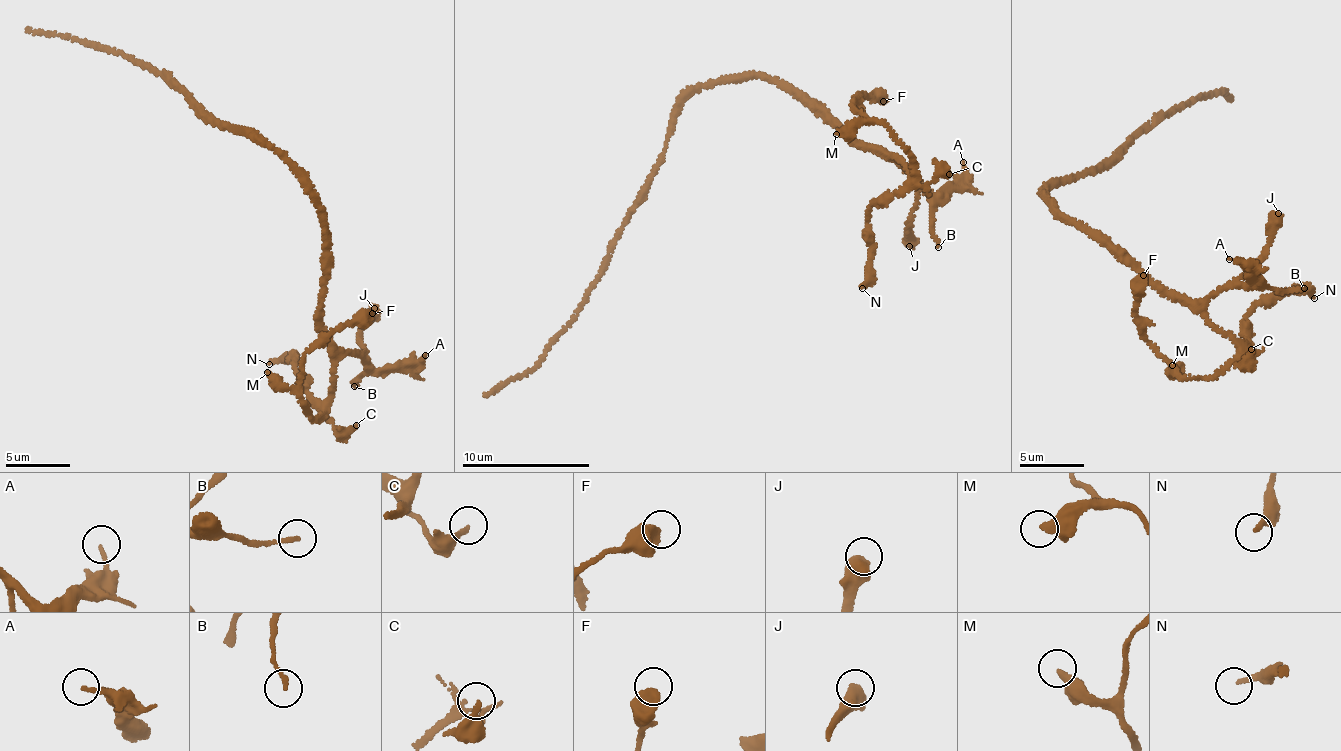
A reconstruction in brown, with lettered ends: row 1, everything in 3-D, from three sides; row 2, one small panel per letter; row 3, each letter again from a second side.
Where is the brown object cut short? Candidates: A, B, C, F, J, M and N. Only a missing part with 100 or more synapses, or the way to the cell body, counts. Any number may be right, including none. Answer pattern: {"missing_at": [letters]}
{"missing_at": []}

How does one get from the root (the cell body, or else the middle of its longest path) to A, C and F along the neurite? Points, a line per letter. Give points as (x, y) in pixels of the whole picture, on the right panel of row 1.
A: (1058, 213), (1118, 248), (1148, 277), (1194, 301), (1200, 302), (1225, 288), (1254, 285), (1240, 261), (1229, 259)
C: (1058, 213), (1104, 240), (1130, 260), (1158, 289), (1230, 333), (1253, 355), (1253, 364), (1251, 349)
F: (1058, 213), (1206, 318), (1237, 357), (1214, 375), (1175, 372), (1144, 339), (1136, 310), (1143, 275)

